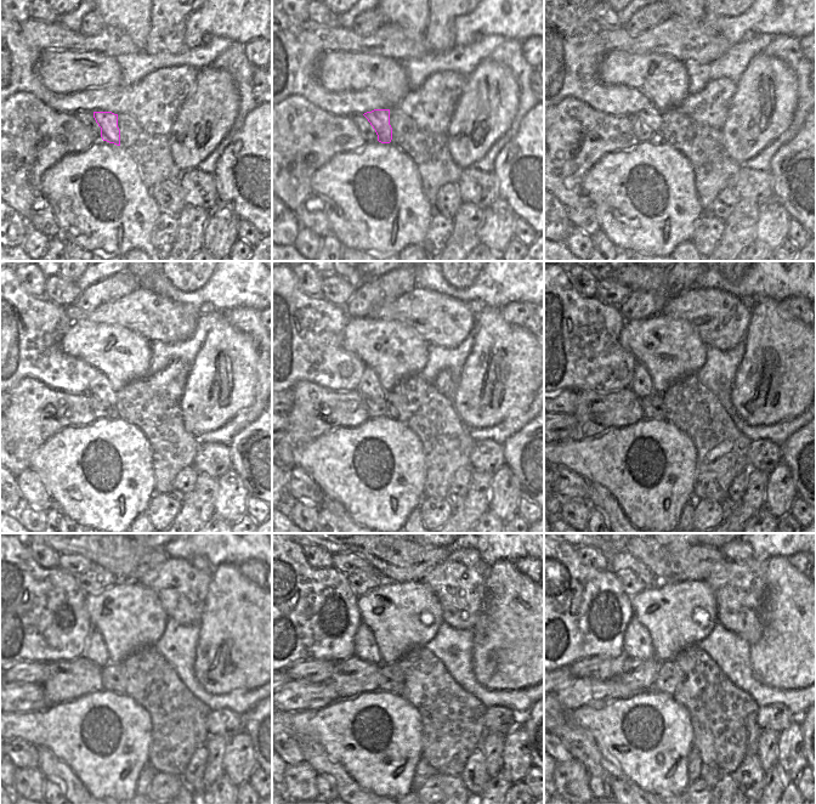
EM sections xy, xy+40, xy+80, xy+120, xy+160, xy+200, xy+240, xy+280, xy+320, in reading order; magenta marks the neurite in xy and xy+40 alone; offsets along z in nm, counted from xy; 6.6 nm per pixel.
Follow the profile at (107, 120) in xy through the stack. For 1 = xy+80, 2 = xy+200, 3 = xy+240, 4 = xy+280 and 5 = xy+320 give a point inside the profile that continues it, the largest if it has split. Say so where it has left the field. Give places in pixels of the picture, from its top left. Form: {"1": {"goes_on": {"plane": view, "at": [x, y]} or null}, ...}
{"1": {"goes_on": {"plane": "xy+80", "at": [651, 117]}}, "2": {"goes_on": {"plane": "xy+200", "at": [641, 385]}}, "3": {"goes_on": {"plane": "xy+240", "at": [95, 651]}}, "4": {"goes_on": {"plane": "xy+280", "at": [364, 647]}}, "5": {"goes_on": {"plane": "xy+320", "at": [636, 643]}}}

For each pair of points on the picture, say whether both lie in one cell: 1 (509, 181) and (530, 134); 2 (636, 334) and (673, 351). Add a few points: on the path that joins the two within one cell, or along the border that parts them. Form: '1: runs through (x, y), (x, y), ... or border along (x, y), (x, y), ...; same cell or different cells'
1: runs through (510, 169), (513, 160), (527, 146); same cell
2: runs through (645, 339), (664, 345); same cell

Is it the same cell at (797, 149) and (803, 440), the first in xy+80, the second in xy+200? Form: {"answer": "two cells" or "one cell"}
{"answer": "one cell"}

